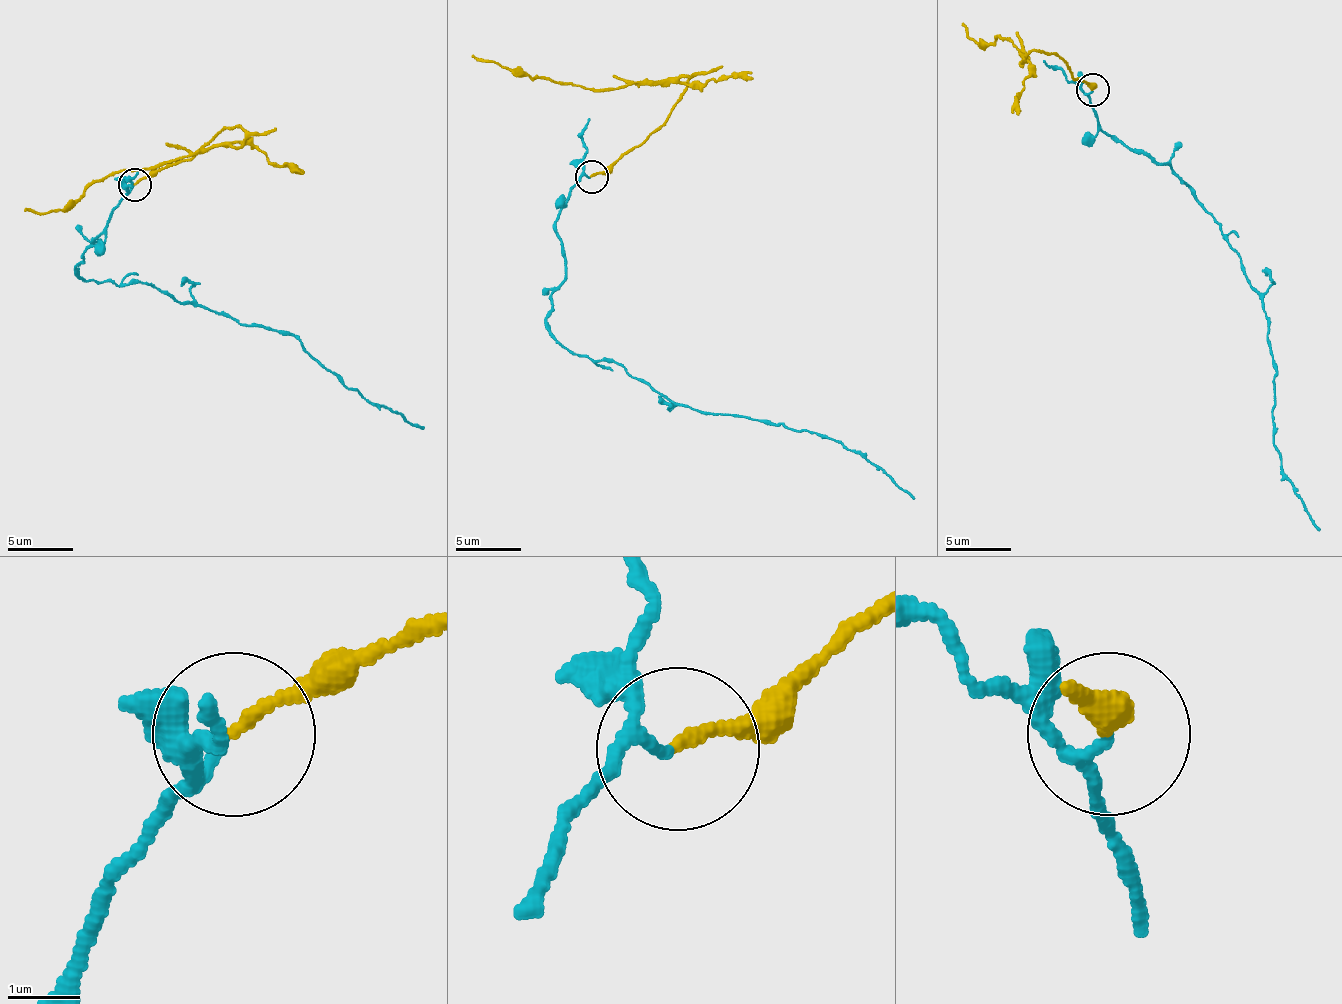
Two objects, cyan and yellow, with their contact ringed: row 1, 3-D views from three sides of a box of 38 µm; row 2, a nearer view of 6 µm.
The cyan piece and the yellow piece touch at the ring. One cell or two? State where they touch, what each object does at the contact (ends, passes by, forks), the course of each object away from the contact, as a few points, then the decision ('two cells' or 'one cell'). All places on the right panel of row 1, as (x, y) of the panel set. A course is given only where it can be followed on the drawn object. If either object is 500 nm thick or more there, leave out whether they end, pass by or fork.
at (1092, 90); cyan passes by; yellow ends there; cyan runs (1091, 88), (1090, 106), (1102, 127), (1171, 168), (1190, 189), (1268, 316), (1273, 441), (1292, 489), (1320, 531); yellow runs (1091, 90), (1066, 61), (1038, 49), (1028, 63), (1011, 37), (981, 44), (967, 36), (963, 23); two cells

